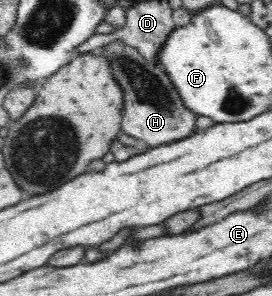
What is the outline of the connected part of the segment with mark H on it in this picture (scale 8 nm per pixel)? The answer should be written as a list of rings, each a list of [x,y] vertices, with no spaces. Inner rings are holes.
[[[119,39],[100,47],[98,56],[106,58],[112,76],[123,92],[125,109],[121,131],[153,148],[190,136],[200,124],[201,118],[184,106],[178,91],[156,60],[146,59],[135,47],[130,47]]]

